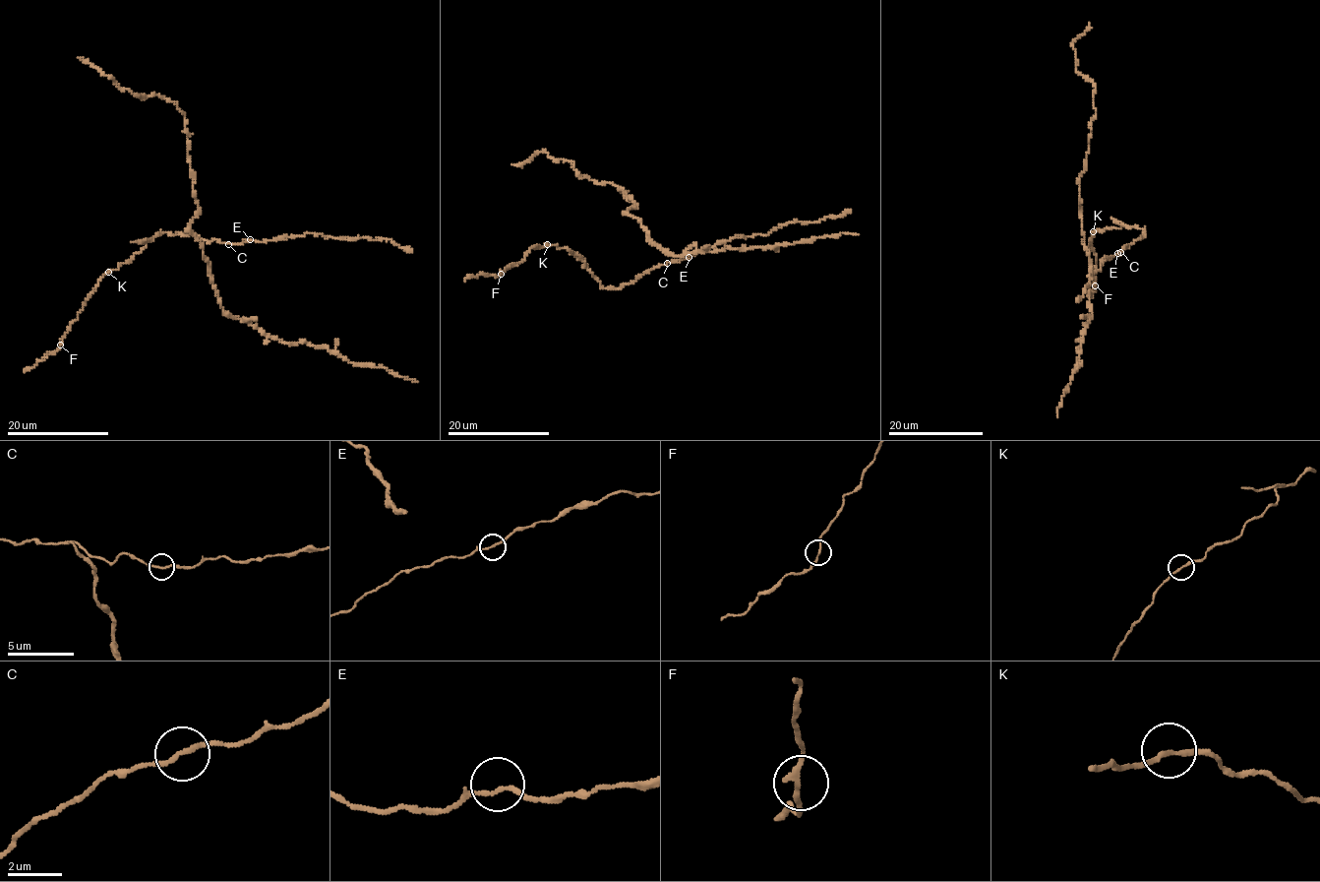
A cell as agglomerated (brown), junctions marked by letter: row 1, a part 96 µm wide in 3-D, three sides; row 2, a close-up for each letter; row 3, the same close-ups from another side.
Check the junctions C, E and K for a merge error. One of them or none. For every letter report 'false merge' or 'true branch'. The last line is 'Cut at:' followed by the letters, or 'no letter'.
C: true branch
E: true branch
K: true branch
Cut at: no letter

